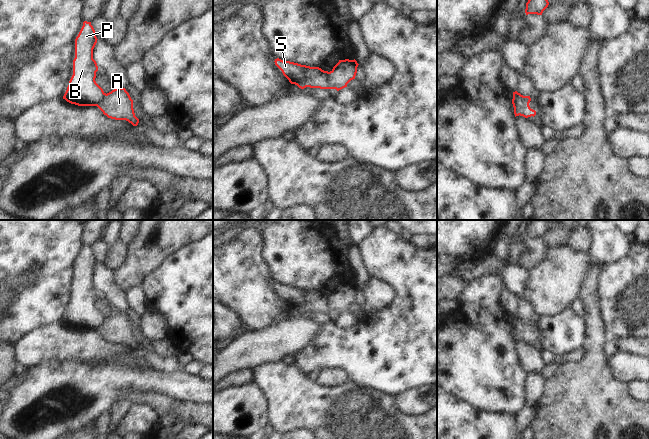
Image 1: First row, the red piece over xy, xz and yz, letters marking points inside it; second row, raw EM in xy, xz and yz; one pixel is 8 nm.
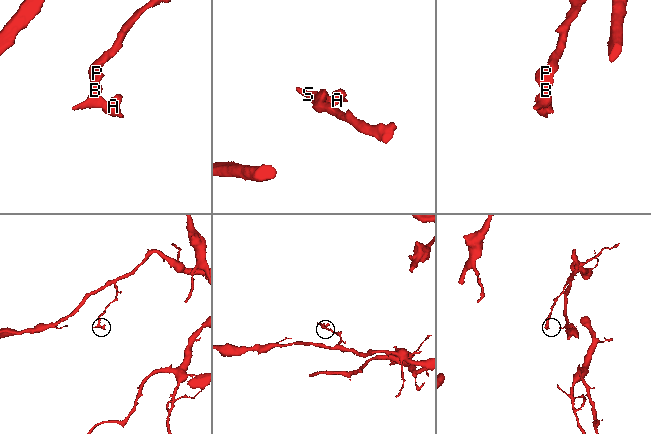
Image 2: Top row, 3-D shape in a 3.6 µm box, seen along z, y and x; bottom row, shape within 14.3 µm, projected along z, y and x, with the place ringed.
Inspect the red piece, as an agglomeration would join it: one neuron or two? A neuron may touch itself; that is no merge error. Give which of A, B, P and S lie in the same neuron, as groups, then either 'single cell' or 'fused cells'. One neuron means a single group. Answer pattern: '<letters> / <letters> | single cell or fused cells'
A / B P S | fused cells

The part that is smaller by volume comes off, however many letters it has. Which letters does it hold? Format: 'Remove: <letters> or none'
Remove: A

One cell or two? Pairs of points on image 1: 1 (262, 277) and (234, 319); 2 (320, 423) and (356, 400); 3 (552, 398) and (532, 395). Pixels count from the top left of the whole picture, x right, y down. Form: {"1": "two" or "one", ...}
{"1": "two", "2": "one", "3": "two"}

